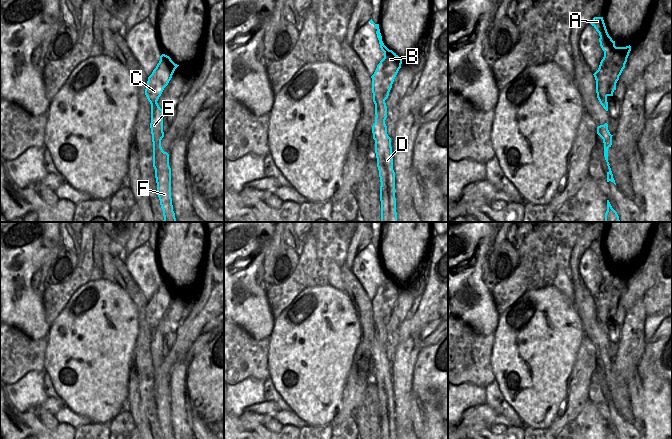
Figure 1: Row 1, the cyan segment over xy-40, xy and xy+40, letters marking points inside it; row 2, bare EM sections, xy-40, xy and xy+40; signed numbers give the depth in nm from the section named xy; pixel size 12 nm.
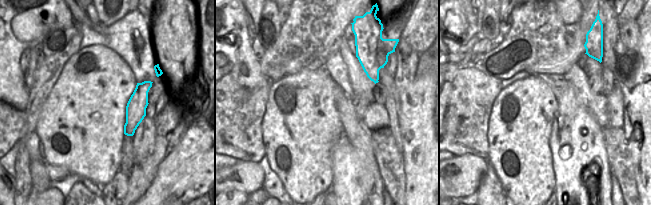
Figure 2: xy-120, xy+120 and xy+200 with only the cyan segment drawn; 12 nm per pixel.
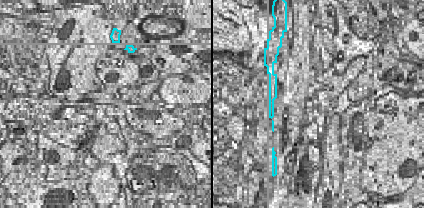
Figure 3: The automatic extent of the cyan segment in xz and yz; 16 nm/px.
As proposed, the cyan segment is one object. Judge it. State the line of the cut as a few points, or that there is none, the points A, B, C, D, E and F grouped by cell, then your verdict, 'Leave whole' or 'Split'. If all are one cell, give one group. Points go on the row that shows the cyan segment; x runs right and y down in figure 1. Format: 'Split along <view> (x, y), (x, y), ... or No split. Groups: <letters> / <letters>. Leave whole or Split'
Split along xy (389, 137), (384, 140), (375, 140). Groups: A B C E / D F. Split.

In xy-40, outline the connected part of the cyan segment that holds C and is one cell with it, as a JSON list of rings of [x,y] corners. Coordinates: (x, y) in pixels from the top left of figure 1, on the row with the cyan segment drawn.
[[[165,54],[160,56],[160,61],[152,74],[148,77],[145,95],[151,104],[151,134],[152,140],[161,141],[164,137],[163,132],[163,110],[157,101],[164,88],[168,85],[175,69],[179,65],[175,64],[171,58]]]

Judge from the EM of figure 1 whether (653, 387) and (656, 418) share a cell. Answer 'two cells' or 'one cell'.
one cell

